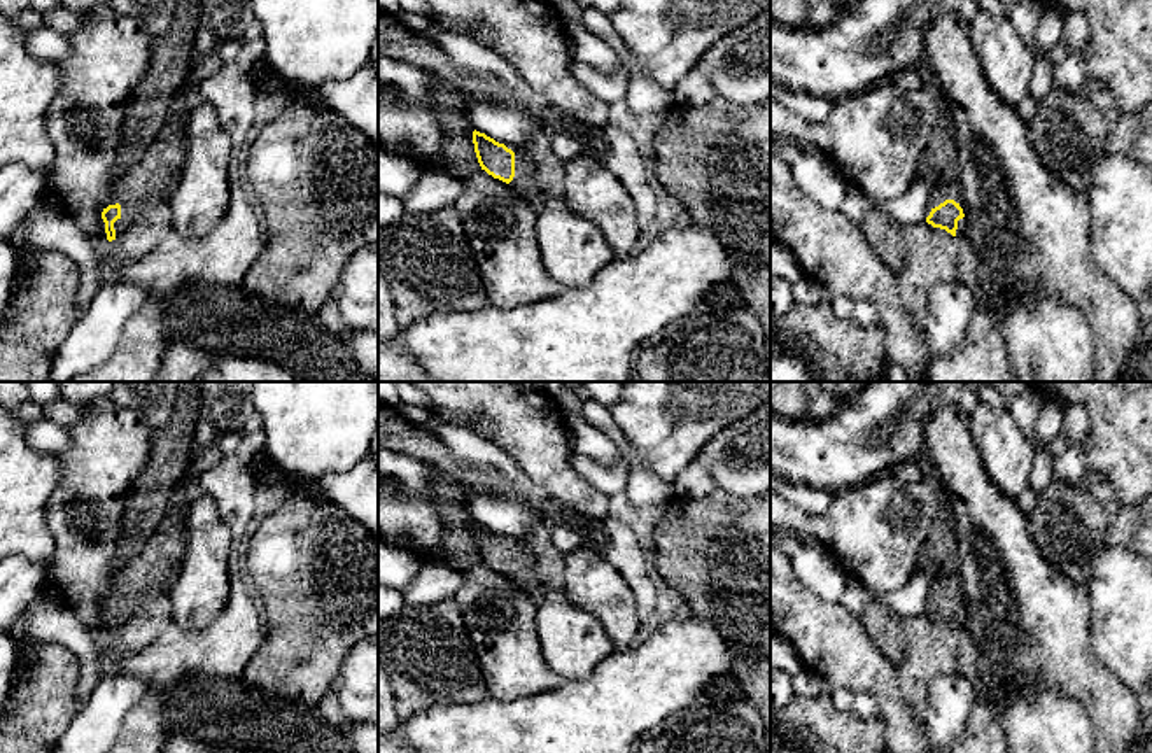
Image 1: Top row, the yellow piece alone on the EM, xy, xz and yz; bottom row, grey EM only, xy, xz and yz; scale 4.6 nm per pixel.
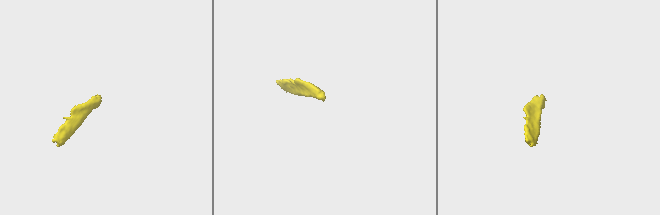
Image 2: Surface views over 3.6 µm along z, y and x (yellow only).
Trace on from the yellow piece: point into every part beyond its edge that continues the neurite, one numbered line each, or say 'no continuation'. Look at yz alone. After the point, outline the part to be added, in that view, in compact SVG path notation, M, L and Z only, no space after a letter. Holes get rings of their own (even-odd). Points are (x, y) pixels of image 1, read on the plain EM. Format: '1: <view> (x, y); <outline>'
1: yz (949, 582); M958 571L935 576L935 580L928 590L924 611L930 608L930 604L935 599L944 595L945 592L954 592L963 601L963 606L965 606L963 587L961 587L961 578L959 578Z

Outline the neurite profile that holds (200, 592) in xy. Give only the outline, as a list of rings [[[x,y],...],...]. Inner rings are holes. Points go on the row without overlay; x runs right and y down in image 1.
[[[194,490],[186,513],[187,543],[179,578],[170,588],[173,623],[182,630],[214,625],[229,599],[231,531],[215,501]]]

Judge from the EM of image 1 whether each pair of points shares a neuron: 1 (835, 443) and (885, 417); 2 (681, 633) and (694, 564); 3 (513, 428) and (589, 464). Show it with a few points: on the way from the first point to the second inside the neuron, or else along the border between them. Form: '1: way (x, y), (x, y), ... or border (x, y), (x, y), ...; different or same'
1: way (848, 443), (855, 443), (872, 429); same
2: border (692, 613), (709, 620), (725, 640); different
3: border (571, 450), (571, 466), (596, 489); different

